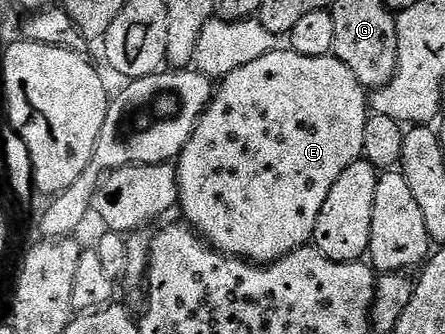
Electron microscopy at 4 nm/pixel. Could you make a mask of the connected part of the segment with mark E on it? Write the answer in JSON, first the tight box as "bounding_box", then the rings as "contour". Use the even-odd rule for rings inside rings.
{"bounding_box":[176,49,351,265],"contour":[[[278,49],[259,57],[259,61],[251,61],[251,65],[243,65],[243,69],[235,69],[235,73],[226,75],[220,80],[215,94],[201,120],[195,125],[187,145],[181,150],[176,160],[177,198],[179,211],[182,211],[184,222],[192,227],[206,243],[222,255],[232,255],[234,259],[248,259],[250,263],[264,265],[274,263],[301,247],[310,246],[315,233],[315,221],[319,221],[319,212],[323,210],[323,201],[327,201],[327,193],[331,193],[331,185],[339,181],[343,169],[351,162],[349,155],[349,83],[351,76],[343,61],[334,59],[332,54],[323,57],[303,57],[291,49]]]}

